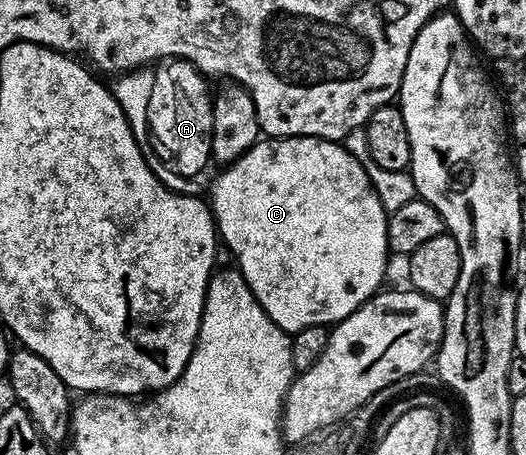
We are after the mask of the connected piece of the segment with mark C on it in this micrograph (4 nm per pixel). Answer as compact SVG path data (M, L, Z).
M274 137L260 138L237 161L226 164L223 171L211 183L211 199L209 206L212 215L215 216L217 235L220 240L227 242L229 250L235 254L237 270L243 274L249 289L257 297L261 309L269 313L269 317L282 331L294 333L305 329L309 325L334 325L349 317L366 303L372 295L376 294L384 286L383 278L387 275L387 259L389 260L389 248L387 245L387 217L388 208L381 205L375 192L375 186L367 176L364 160L353 157L347 152L342 142L334 139L318 139L317 137L289 137L288 139L276 139Z

